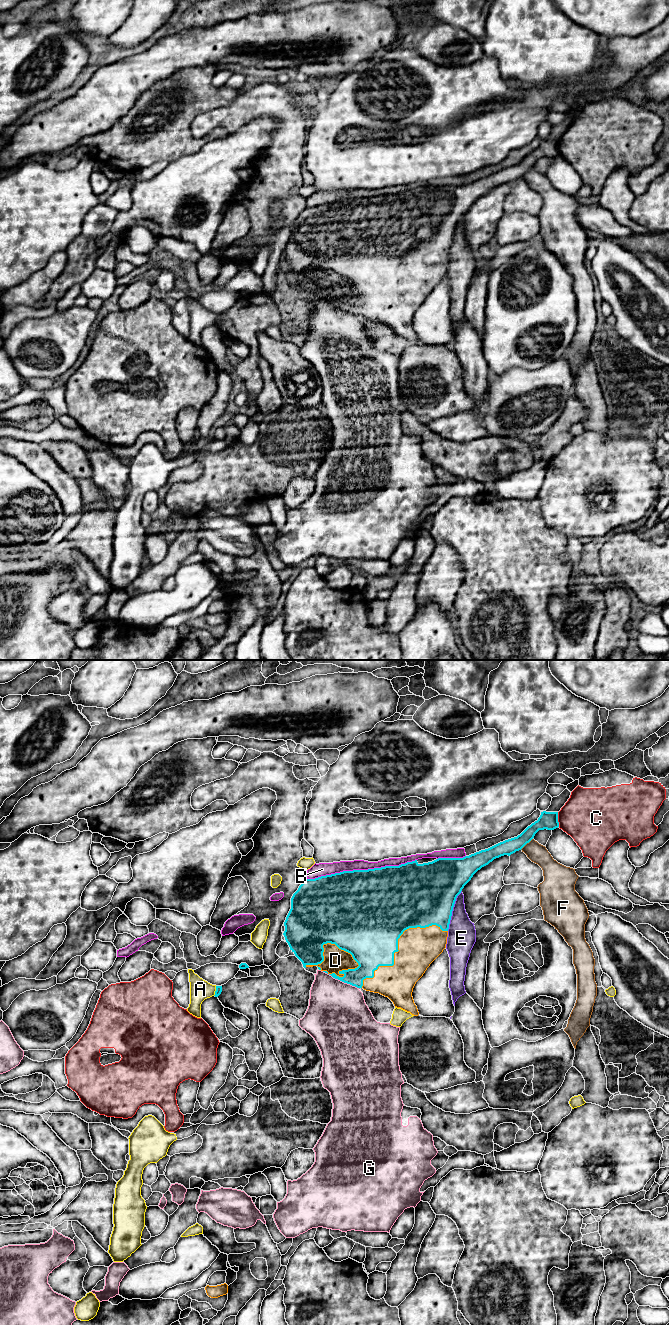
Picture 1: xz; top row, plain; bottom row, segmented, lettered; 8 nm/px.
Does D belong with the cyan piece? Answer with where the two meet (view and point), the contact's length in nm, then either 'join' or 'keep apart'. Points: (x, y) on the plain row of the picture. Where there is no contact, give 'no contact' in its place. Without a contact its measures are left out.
xz (325, 271) | 440 nm | join

